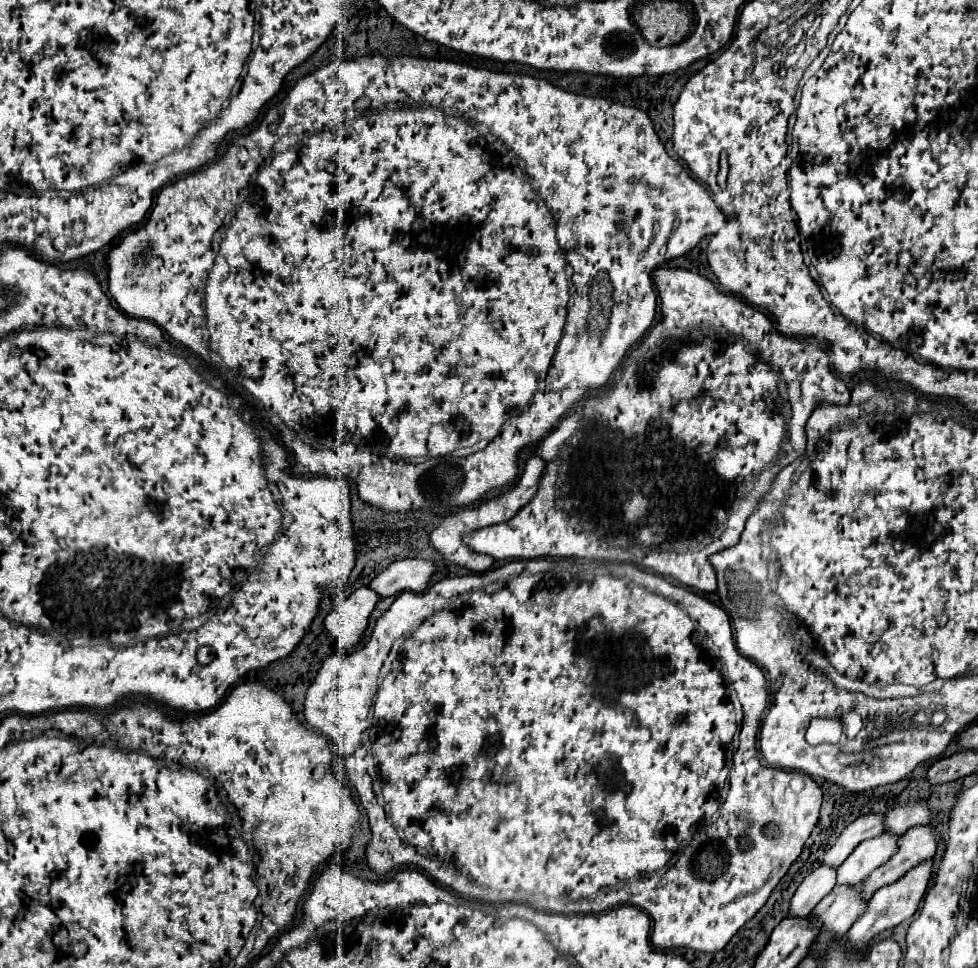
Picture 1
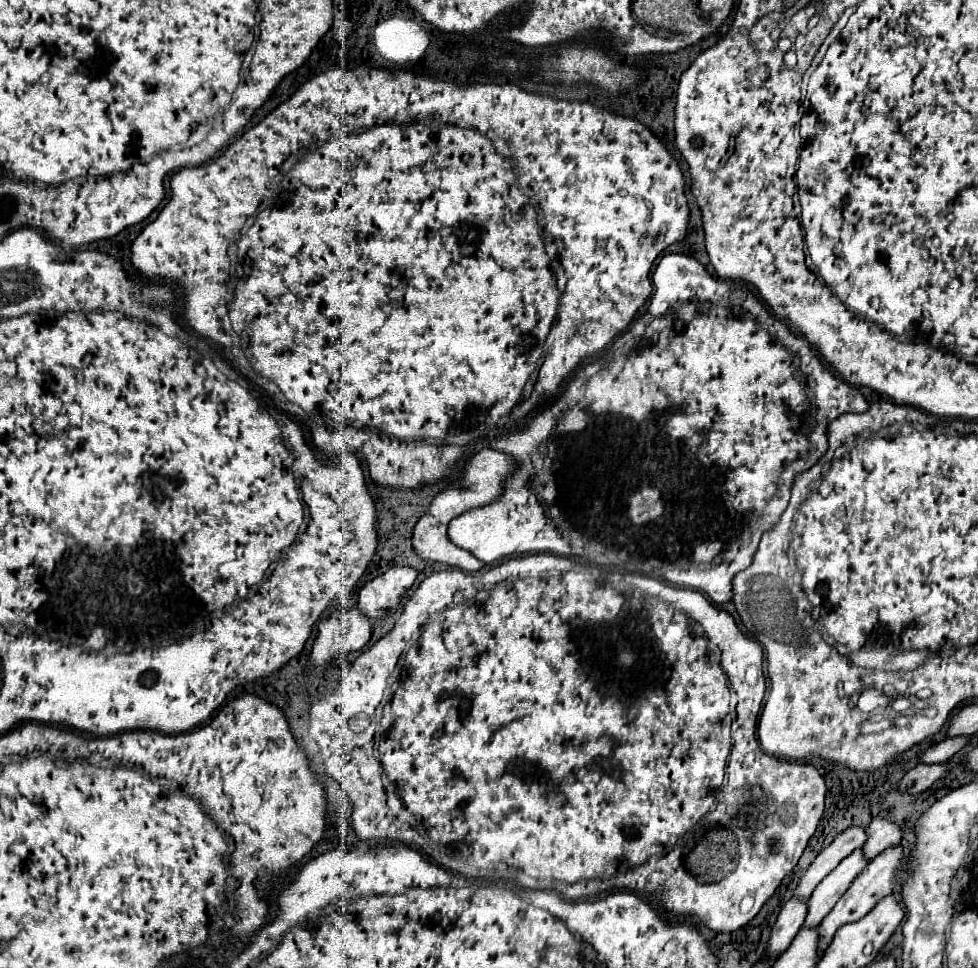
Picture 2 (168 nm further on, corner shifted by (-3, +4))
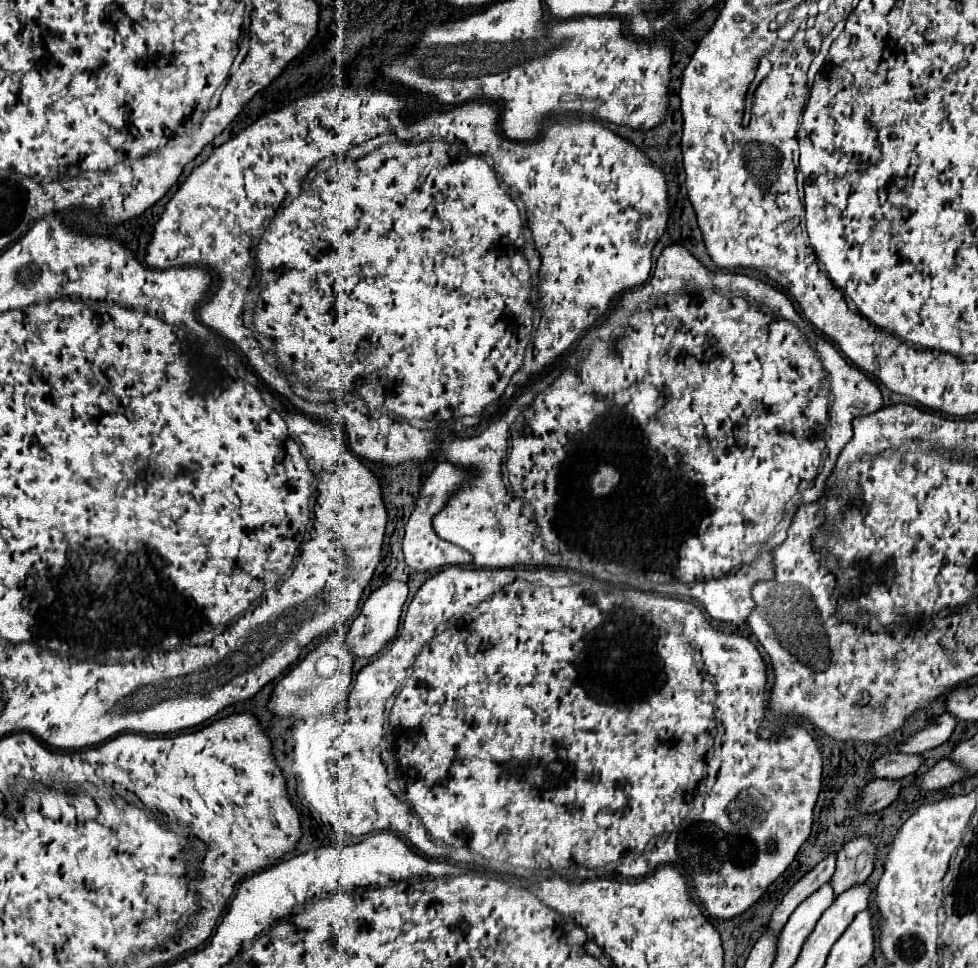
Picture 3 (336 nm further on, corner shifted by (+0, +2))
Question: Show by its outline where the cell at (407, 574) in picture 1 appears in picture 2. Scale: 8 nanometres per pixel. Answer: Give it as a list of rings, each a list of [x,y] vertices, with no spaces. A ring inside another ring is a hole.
[[[392,566],[384,574],[370,580],[362,590],[358,598],[360,610],[368,618],[384,618],[378,616],[378,610],[396,610],[402,596],[410,590],[414,584],[414,578],[418,576],[418,570],[412,566]]]

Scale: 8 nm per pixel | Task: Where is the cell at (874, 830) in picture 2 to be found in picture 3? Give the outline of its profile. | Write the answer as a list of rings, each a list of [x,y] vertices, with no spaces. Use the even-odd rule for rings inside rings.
[[[865,836],[847,842],[837,852],[837,868],[831,878],[831,888],[835,896],[849,890],[853,884],[863,884],[869,878],[869,874],[873,872],[875,850],[877,848],[873,846],[873,842]]]

